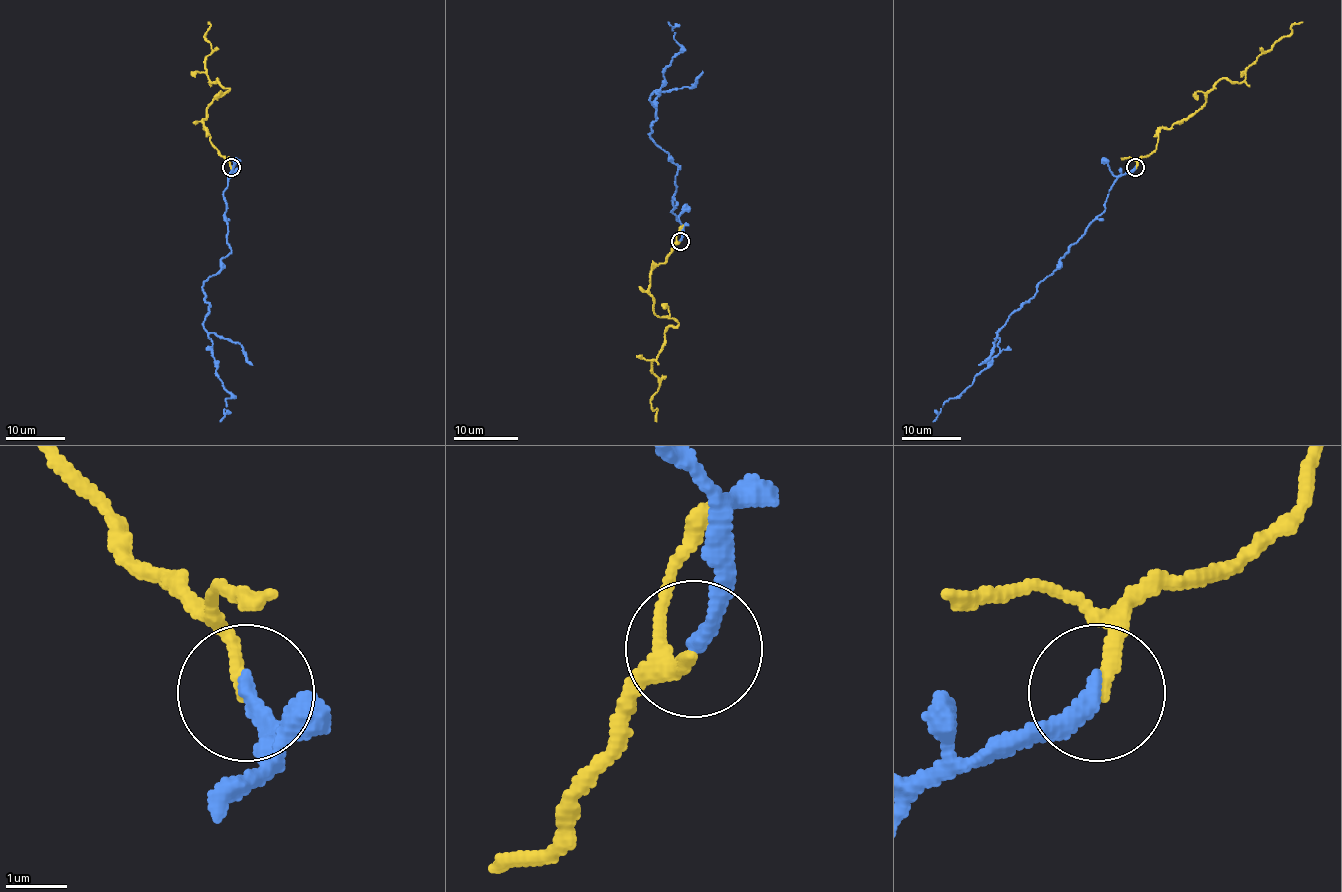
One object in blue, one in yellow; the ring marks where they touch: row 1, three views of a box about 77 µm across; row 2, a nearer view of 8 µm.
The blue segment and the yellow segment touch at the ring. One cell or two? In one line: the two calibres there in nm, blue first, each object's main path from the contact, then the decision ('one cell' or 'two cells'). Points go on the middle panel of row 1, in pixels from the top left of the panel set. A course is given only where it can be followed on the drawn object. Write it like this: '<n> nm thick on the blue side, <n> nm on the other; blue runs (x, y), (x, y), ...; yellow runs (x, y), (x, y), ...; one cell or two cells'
280 nm thick on the blue side, 200 nm on the other; blue runs (679, 241), (682, 225), (673, 212), (679, 169), (649, 135), (655, 119), (650, 96), (681, 51), (668, 22); yellow runs (679, 241), (652, 270), (649, 293), (653, 312), (678, 324), (665, 332), (652, 362), (657, 422); one cell

